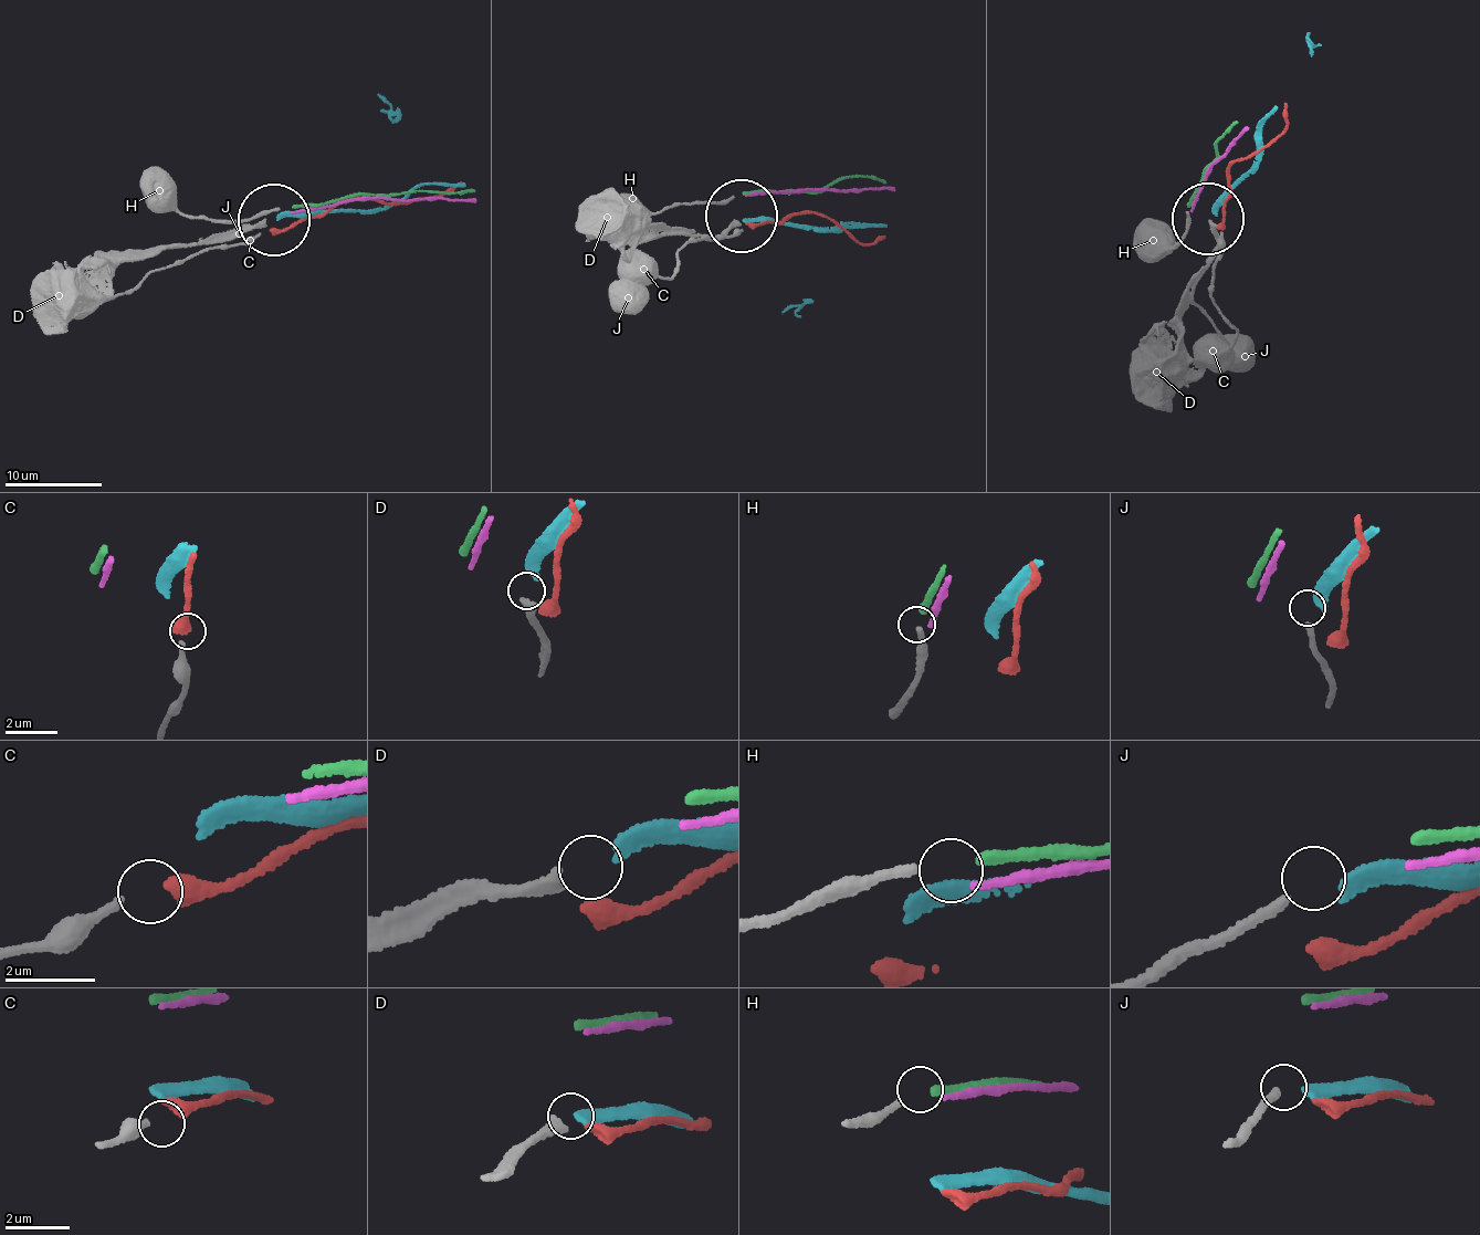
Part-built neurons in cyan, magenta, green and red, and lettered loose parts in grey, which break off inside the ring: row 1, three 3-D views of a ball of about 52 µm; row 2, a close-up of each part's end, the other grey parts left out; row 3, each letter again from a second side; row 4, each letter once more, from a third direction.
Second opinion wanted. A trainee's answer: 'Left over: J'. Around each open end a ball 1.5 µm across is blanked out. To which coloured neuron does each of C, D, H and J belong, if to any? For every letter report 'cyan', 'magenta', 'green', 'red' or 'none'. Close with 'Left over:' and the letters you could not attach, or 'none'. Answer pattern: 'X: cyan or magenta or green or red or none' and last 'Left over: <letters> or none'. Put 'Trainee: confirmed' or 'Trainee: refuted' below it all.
C: red
D: cyan
H: green
J: none
Left over: J
Trainee: confirmed

